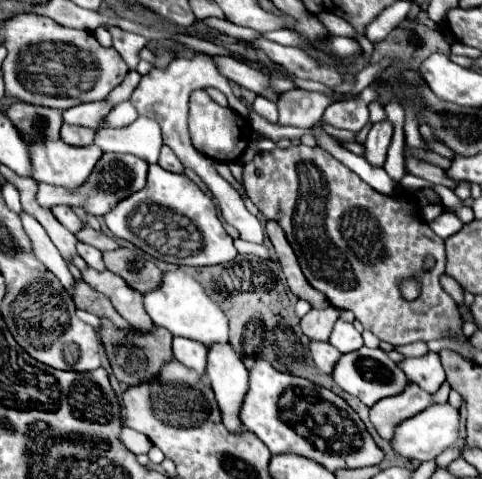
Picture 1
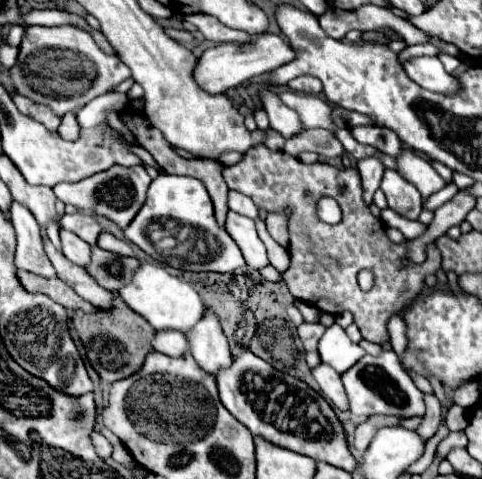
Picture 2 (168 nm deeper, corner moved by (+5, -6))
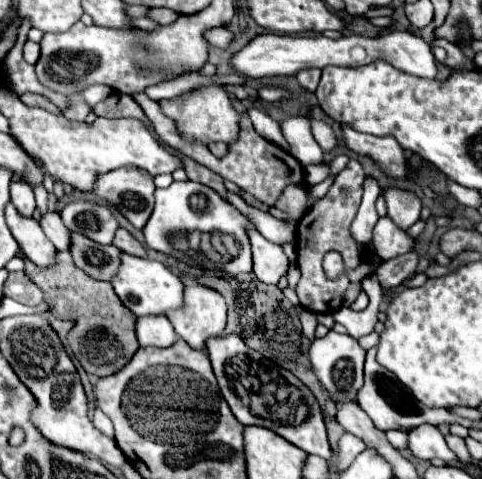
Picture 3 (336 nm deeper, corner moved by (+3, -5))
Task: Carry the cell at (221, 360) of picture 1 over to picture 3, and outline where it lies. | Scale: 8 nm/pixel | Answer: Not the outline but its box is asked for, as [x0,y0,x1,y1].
[164,276,226,350]

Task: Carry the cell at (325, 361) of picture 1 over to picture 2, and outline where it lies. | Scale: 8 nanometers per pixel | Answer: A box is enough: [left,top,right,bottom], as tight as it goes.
[312,363,348,409]

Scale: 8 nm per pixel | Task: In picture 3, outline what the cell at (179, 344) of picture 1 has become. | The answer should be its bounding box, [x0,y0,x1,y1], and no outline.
[136,316,178,346]

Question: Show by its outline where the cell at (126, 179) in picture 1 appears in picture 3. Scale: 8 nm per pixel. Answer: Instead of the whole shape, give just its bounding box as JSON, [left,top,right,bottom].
[96,168,154,228]

